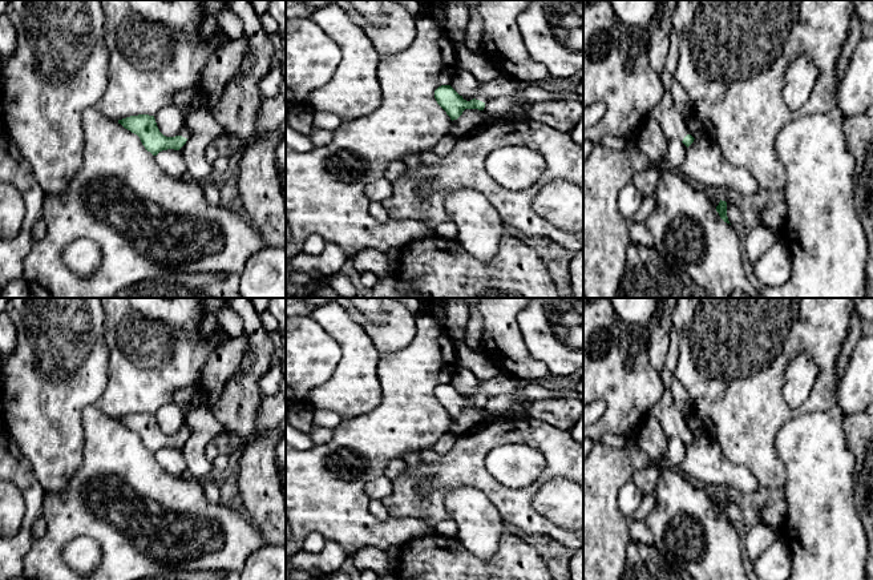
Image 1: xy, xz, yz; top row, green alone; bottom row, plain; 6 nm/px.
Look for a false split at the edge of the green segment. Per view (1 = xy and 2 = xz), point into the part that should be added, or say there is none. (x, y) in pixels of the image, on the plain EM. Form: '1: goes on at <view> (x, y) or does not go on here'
1: goes on at xy (185, 430)
2: goes on at xz (502, 383)

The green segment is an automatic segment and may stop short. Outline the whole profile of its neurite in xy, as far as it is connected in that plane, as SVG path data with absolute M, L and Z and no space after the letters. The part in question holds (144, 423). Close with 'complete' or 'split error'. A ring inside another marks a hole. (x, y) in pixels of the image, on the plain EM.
M138 412L118 418L125 427L137 432L147 450L157 454L162 448L174 447L179 448L190 435L187 420L182 424L175 435L163 434L155 420L154 414Z; split error

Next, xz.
M505 372L488 380L478 380L477 392L470 399L464 398L450 383L441 383L435 388L435 396L453 419L465 407L484 408L488 398L512 392L517 387L518 380L516 376L509 376Z; split error

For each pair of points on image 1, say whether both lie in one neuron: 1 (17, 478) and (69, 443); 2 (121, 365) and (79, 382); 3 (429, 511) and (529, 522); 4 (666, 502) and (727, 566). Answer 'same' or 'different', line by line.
1: different
2: different
3: same
4: same

